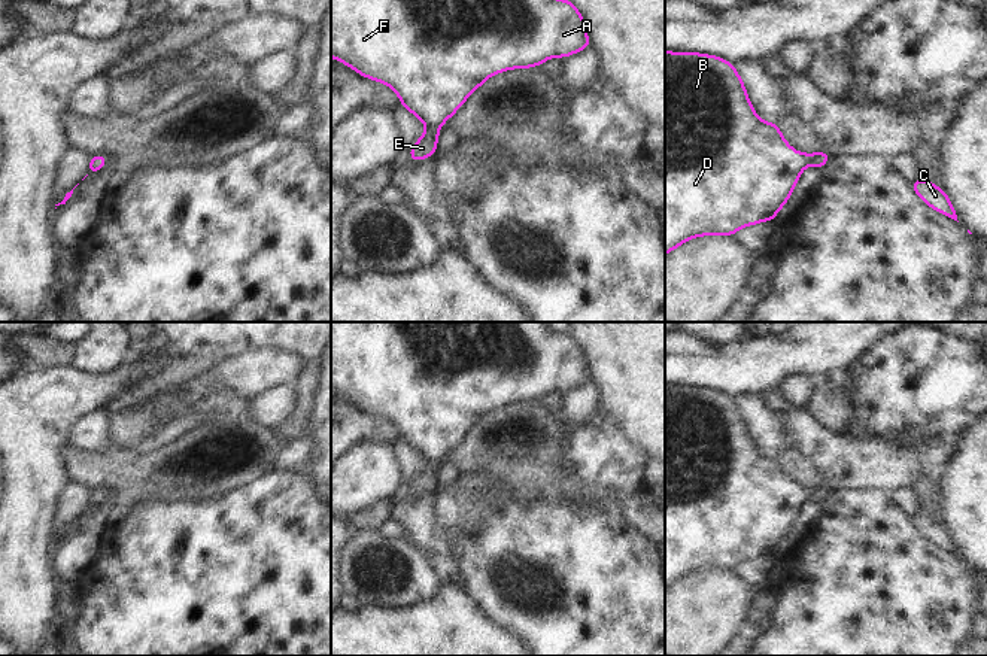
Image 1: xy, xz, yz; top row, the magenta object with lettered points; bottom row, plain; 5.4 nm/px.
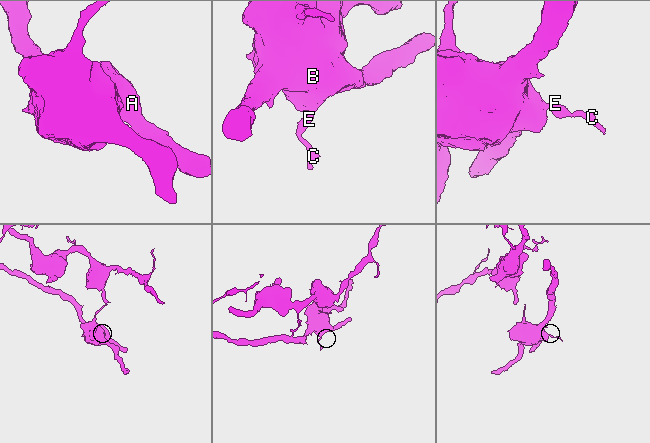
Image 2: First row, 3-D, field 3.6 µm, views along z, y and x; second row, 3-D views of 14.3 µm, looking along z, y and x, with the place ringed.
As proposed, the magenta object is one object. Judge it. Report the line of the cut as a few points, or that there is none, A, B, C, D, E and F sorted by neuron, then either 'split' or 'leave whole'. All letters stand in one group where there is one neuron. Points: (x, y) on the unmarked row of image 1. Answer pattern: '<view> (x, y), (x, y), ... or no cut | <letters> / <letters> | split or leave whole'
no cut | A B C D E F | leave whole

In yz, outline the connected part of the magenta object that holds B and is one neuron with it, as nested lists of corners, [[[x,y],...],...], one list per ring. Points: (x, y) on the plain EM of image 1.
[[[665,385],[665,589],[696,570],[732,570],[742,561],[772,556],[804,501],[822,502],[830,491],[824,485],[802,489],[783,473],[777,456],[763,456],[732,397],[714,389]]]

